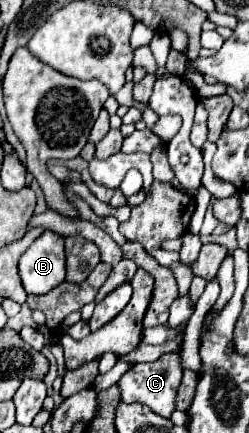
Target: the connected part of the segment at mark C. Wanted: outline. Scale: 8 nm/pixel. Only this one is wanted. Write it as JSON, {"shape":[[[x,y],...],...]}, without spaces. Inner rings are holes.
{"shape":[[[164,353],[160,359],[150,363],[134,363],[118,381],[120,403],[144,403],[154,413],[170,417],[170,413],[174,411],[176,389],[180,385],[180,379],[182,379],[182,365],[178,353]]]}

